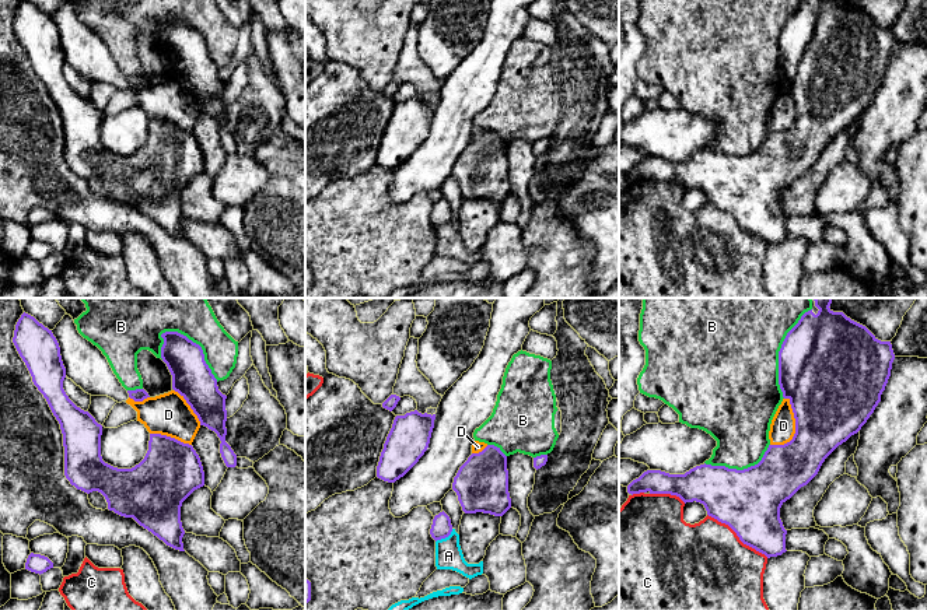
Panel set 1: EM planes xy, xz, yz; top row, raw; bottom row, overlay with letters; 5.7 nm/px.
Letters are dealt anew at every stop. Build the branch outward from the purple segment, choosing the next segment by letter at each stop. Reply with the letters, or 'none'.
none

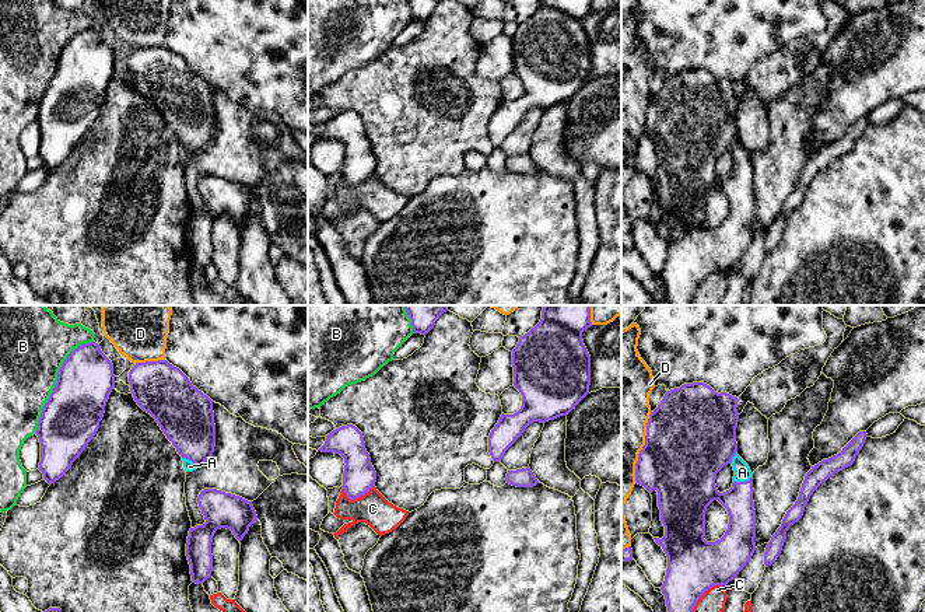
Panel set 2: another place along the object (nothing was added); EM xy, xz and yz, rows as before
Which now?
A

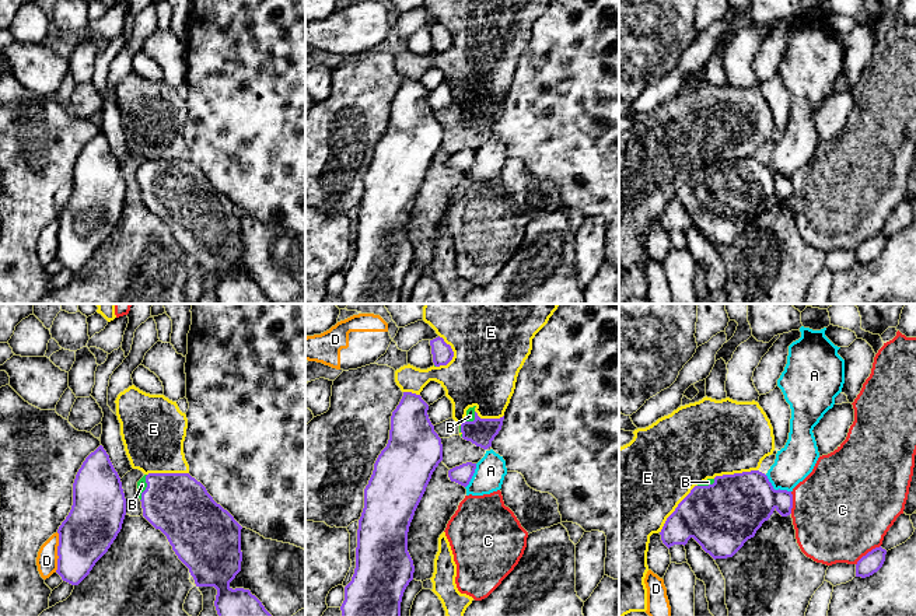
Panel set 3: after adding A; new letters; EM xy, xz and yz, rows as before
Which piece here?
B

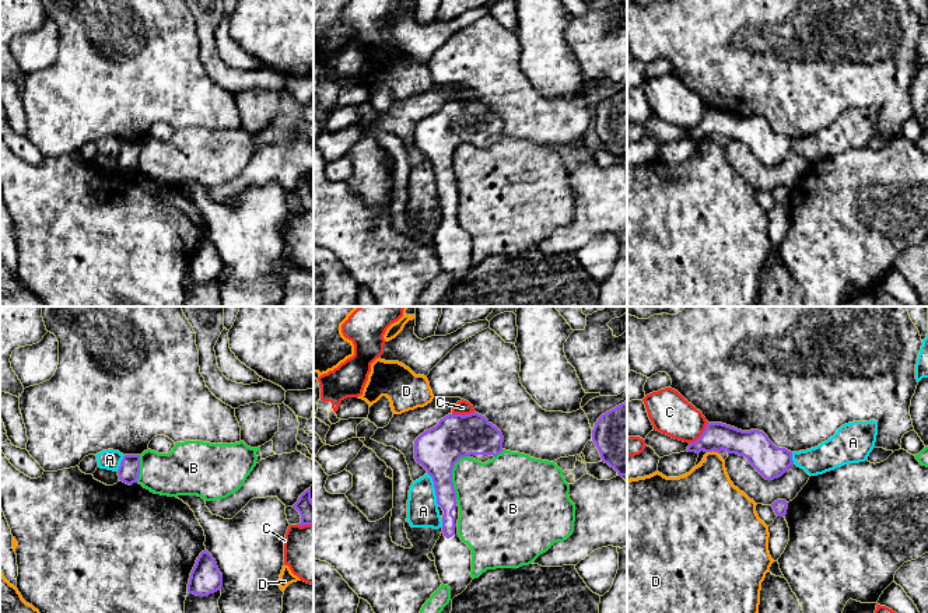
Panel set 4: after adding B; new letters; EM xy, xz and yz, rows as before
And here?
none

